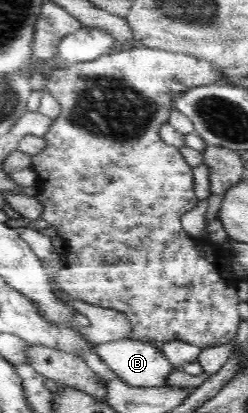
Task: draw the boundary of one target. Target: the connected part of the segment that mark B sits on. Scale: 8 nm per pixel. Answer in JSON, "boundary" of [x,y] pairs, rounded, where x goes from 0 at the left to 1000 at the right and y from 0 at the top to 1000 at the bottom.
{"boundary":[[[569,823],[431,826],[383,847],[488,923],[536,937],[673,935],[665,918],[698,896],[649,845]]]}

